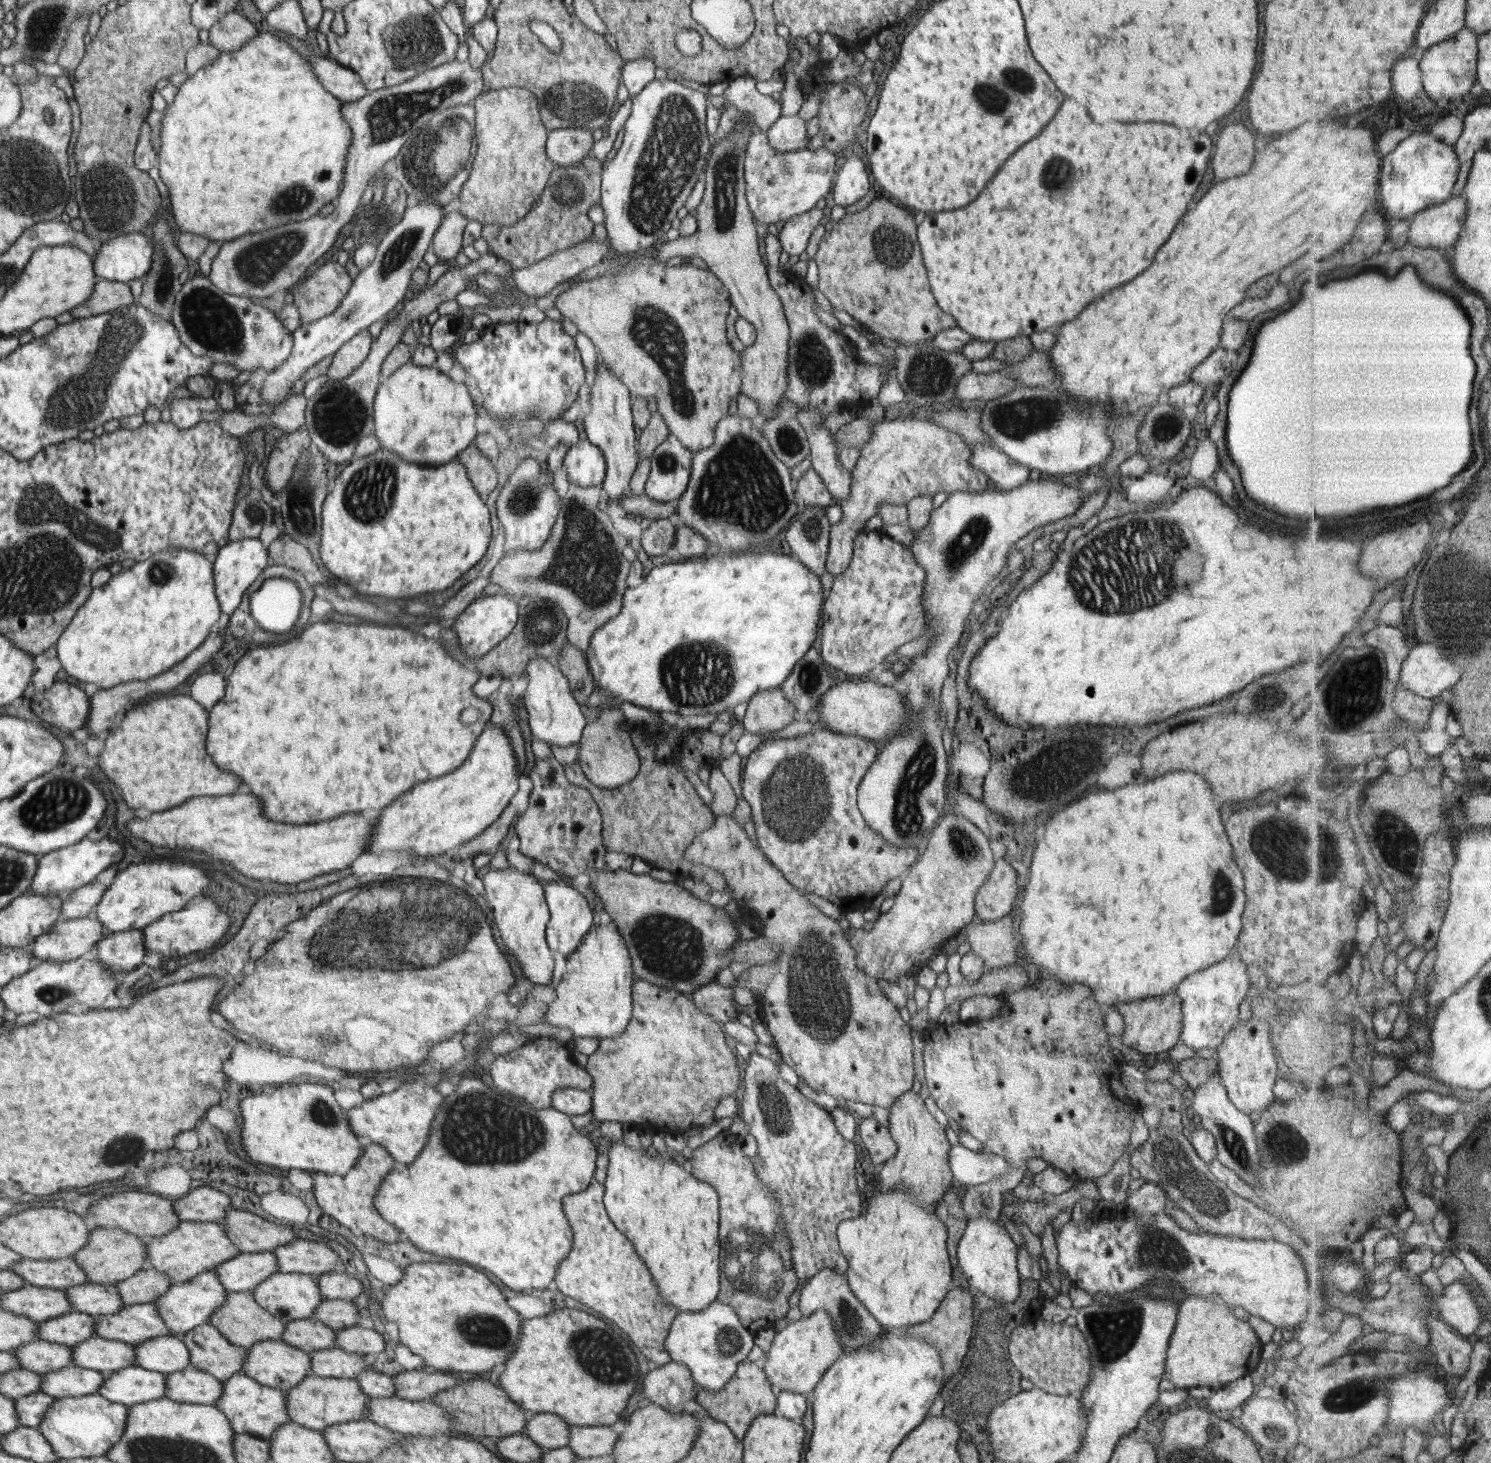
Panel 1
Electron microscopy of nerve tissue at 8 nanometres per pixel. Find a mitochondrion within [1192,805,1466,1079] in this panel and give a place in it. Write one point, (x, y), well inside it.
(1304, 853)

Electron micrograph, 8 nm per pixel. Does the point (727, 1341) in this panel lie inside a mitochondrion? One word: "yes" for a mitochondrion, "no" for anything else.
yes

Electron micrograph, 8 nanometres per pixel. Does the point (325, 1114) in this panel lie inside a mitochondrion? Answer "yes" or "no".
yes

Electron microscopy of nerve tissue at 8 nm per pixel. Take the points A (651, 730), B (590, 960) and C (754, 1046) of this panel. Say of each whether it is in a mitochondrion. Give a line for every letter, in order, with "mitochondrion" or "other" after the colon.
A: other
B: other
C: other

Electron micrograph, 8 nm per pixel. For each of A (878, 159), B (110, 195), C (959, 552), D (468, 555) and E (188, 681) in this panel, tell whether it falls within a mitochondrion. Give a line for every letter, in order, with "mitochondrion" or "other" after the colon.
A: other
B: mitochondrion
C: mitochondrion
D: other
E: other

